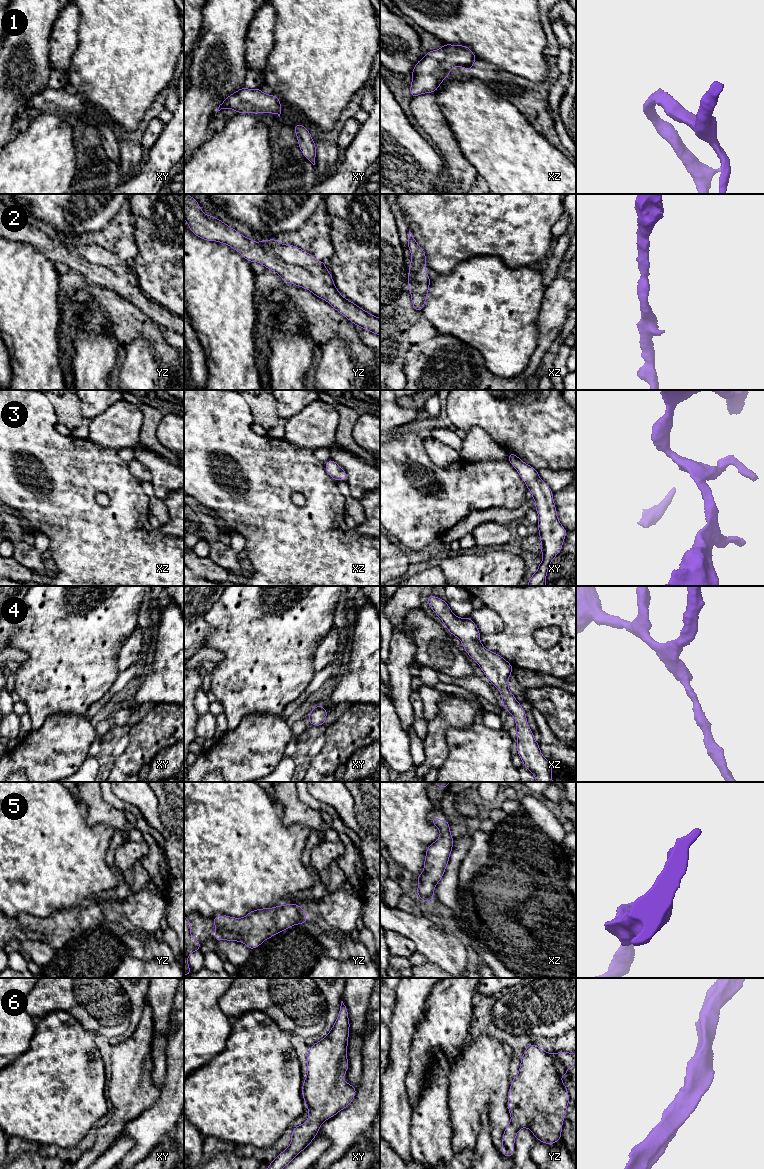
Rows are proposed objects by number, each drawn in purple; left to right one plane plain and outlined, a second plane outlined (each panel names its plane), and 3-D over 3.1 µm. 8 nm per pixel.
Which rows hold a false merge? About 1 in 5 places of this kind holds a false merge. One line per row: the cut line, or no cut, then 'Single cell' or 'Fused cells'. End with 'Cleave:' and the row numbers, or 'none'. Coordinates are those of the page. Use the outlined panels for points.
1: No split. Single cell
2: No split. Single cell
3: No split. Single cell
4: No split. Single cell
5: No split. Single cell
6: No split. Single cell
Cleave: none

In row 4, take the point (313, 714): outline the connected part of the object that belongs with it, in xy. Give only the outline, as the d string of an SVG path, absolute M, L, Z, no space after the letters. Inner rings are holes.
M318 705L311 710L307 721L314 726L323 726L327 714L328 711L322 705Z

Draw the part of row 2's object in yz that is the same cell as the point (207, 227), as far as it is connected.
M184 194L184 219L189 229L197 237L205 241L215 241L228 245L239 252L247 261L264 265L265 268L277 273L285 283L294 284L311 291L316 297L325 300L356 326L380 336L380 318L343 297L336 288L332 275L326 268L326 263L319 261L302 248L292 244L283 245L277 239L254 242L218 218L204 214L196 199L187 194Z

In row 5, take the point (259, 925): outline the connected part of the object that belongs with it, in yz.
M294 903L287 905L278 905L272 908L262 908L250 911L242 918L230 917L223 914L221 917L213 916L213 923L215 925L215 942L219 940L237 941L245 944L249 950L259 947L265 940L273 937L274 935L290 929L292 925L300 925L307 923L307 917L302 906Z

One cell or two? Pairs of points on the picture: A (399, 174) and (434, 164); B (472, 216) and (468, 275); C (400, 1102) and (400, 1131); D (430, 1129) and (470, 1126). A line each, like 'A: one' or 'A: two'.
A: one
B: two
C: one
D: two

